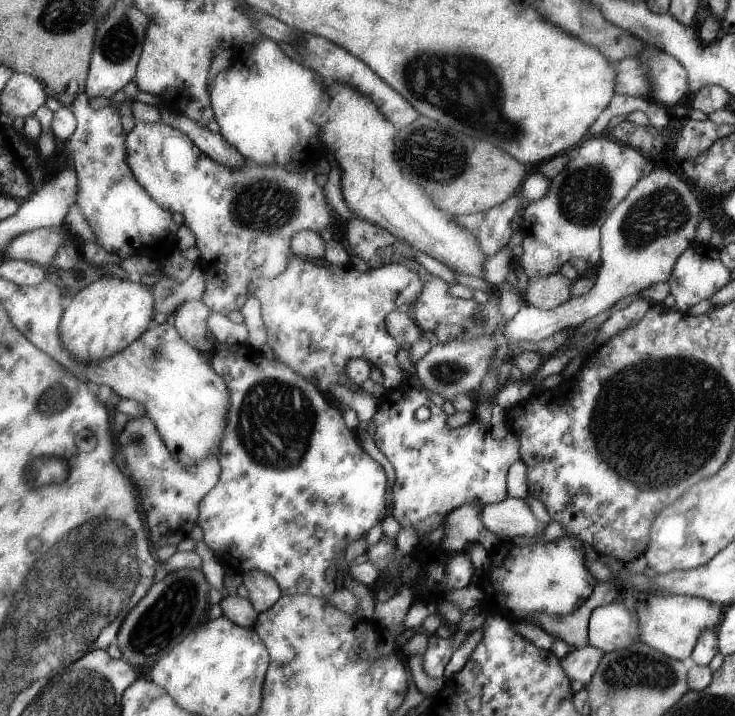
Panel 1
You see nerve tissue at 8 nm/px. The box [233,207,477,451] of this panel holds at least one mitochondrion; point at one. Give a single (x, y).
(443, 373)

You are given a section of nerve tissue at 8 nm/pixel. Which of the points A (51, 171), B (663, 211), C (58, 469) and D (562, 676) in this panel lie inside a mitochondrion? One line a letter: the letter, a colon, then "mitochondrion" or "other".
A: other
B: mitochondrion
C: mitochondrion
D: other

